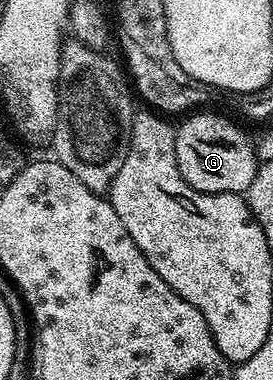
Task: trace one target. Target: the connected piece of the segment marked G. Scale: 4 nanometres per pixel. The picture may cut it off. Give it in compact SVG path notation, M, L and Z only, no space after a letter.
M196 110L185 115L176 128L174 154L178 170L190 187L199 192L247 193L256 173L256 144L238 125L216 112Z

